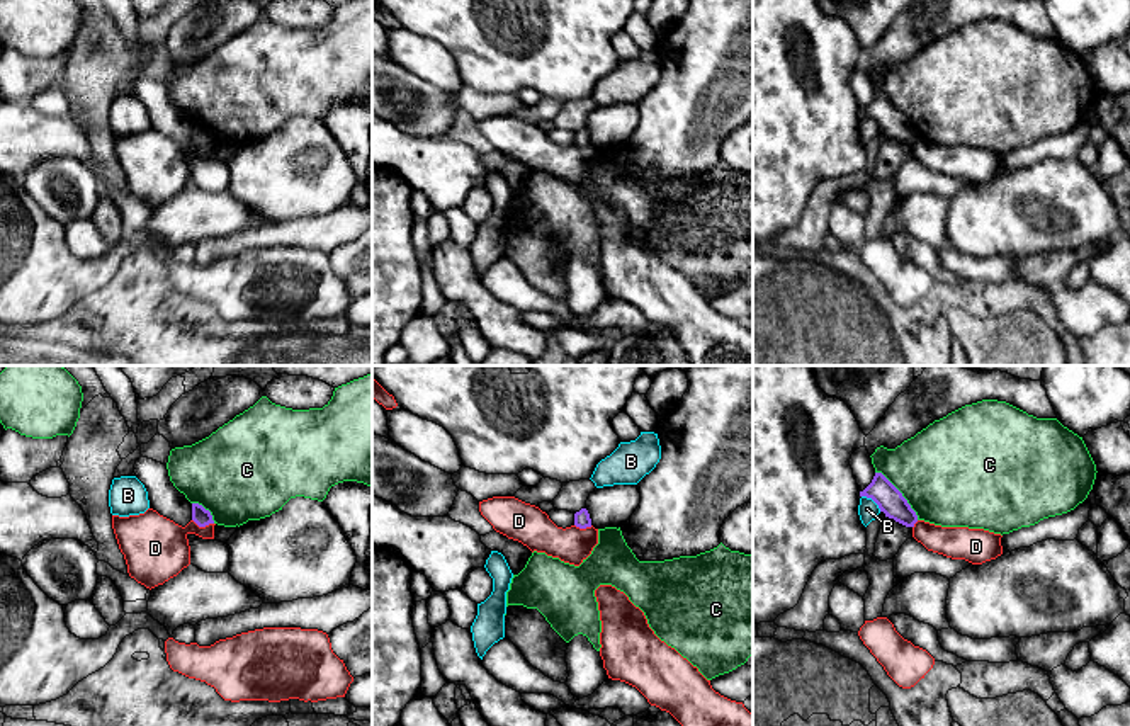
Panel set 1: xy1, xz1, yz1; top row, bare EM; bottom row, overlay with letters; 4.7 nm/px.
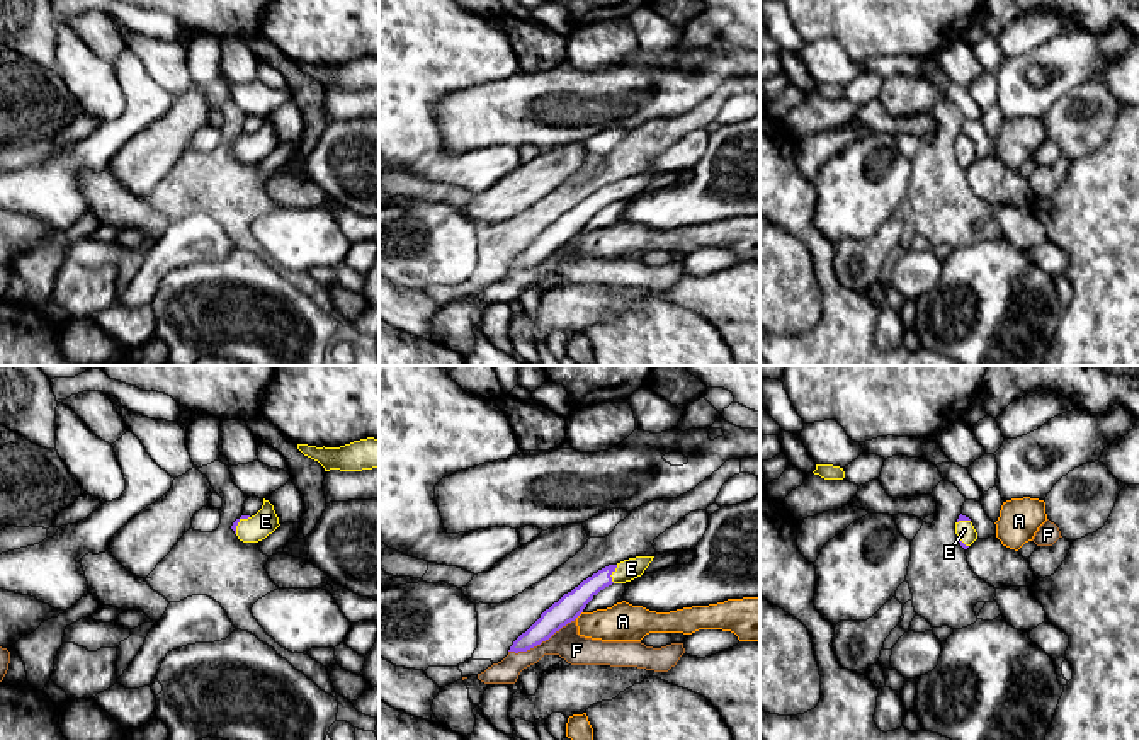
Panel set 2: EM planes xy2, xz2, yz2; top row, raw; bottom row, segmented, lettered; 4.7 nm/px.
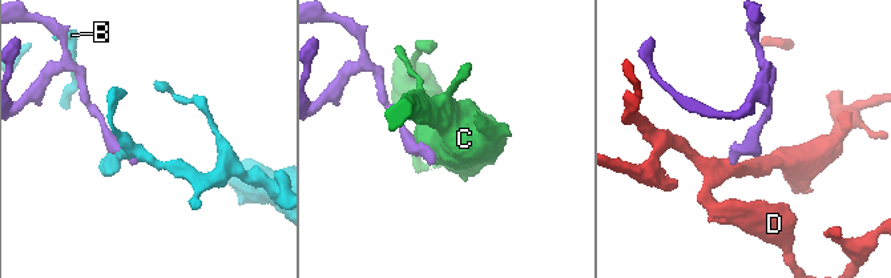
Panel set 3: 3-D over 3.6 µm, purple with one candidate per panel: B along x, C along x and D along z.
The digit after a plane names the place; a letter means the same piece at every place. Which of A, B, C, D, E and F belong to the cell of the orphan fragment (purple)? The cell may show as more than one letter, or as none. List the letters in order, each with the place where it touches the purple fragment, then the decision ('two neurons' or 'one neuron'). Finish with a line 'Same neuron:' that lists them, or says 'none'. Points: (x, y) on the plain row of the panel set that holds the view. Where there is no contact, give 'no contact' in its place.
A: contact xz2 (578, 233); one neuron
B: contact yz1 (872, 118); two neurons
C: contact yz1 (901, 113); two neurons
D: contact xy1 (203, 145); two neurons
E: contact xz2 (611, 193); two neurons
F: contact xz2 (541, 261); two neurons
Same neuron: A

